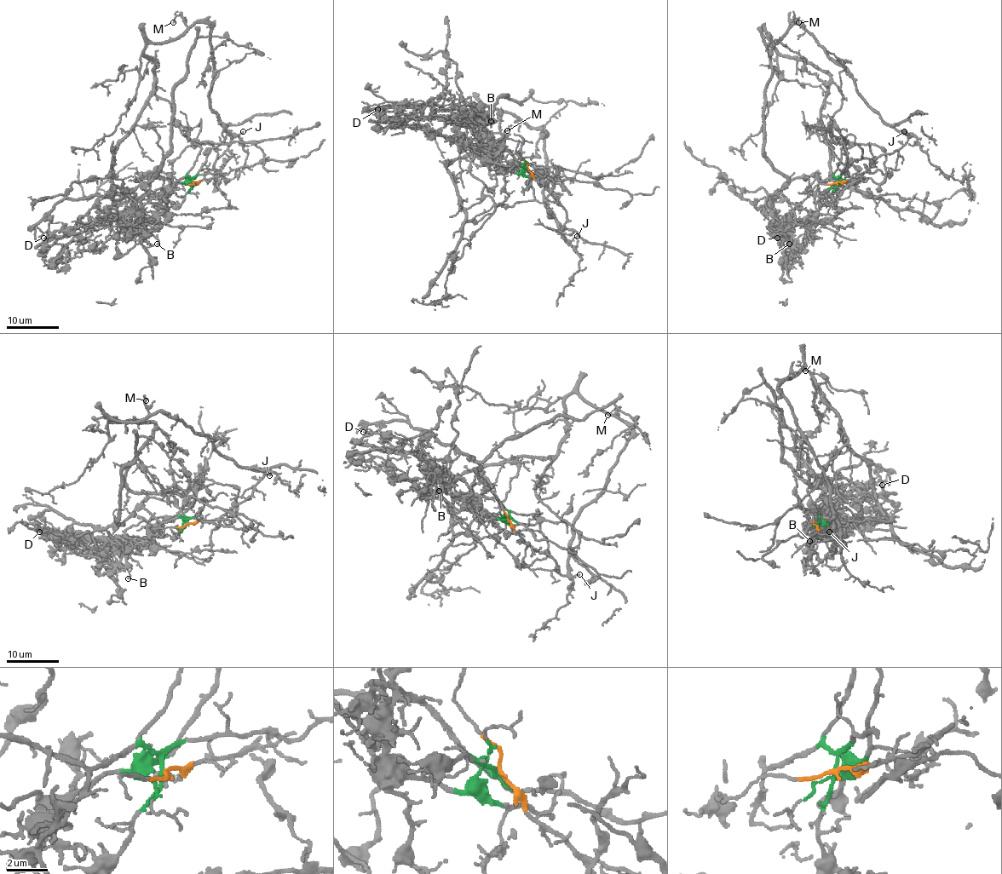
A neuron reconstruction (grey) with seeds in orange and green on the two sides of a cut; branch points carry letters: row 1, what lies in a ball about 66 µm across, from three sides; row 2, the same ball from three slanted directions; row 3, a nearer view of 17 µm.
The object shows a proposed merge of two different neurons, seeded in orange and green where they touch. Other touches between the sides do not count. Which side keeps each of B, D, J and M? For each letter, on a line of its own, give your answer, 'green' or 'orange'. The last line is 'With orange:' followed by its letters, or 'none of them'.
B: green
D: green
J: orange
M: orange
With orange: J, M

